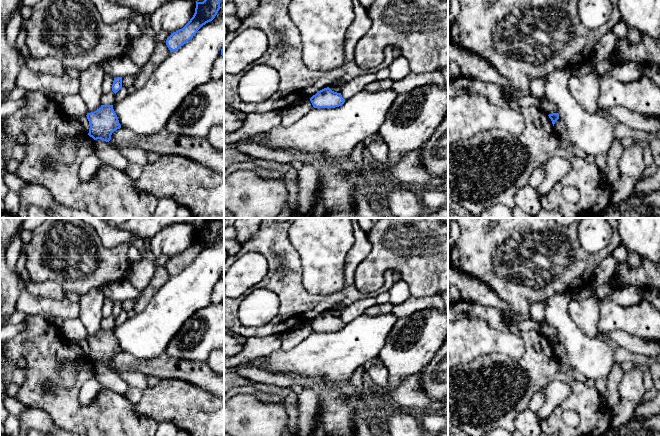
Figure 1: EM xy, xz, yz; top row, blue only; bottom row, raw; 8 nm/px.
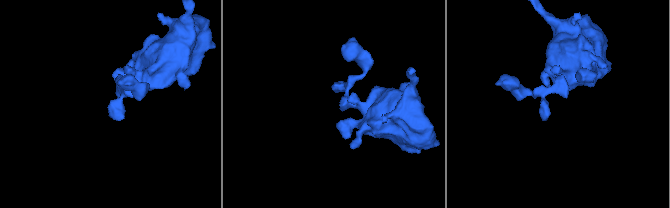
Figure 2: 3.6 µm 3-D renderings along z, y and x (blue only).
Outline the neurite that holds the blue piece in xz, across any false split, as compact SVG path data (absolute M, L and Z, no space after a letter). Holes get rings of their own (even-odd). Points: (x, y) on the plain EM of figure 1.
M329 311L318 315L310 322L314 332L335 332L344 328L341 317L332 315Z

